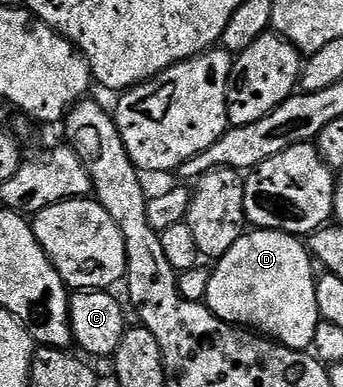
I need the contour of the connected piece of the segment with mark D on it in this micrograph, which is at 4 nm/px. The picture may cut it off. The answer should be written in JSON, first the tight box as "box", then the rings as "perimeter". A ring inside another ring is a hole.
{"box":[205,228,321,351],"perimeter":[[[255,228],[244,232],[241,240],[237,240],[237,244],[233,244],[233,248],[229,248],[229,252],[225,252],[225,256],[214,263],[205,305],[223,322],[246,328],[262,337],[270,338],[272,342],[279,342],[282,346],[310,351],[313,332],[317,332],[317,324],[321,321],[315,287],[317,270],[308,247],[299,242],[302,241],[296,235],[280,230]]]}

